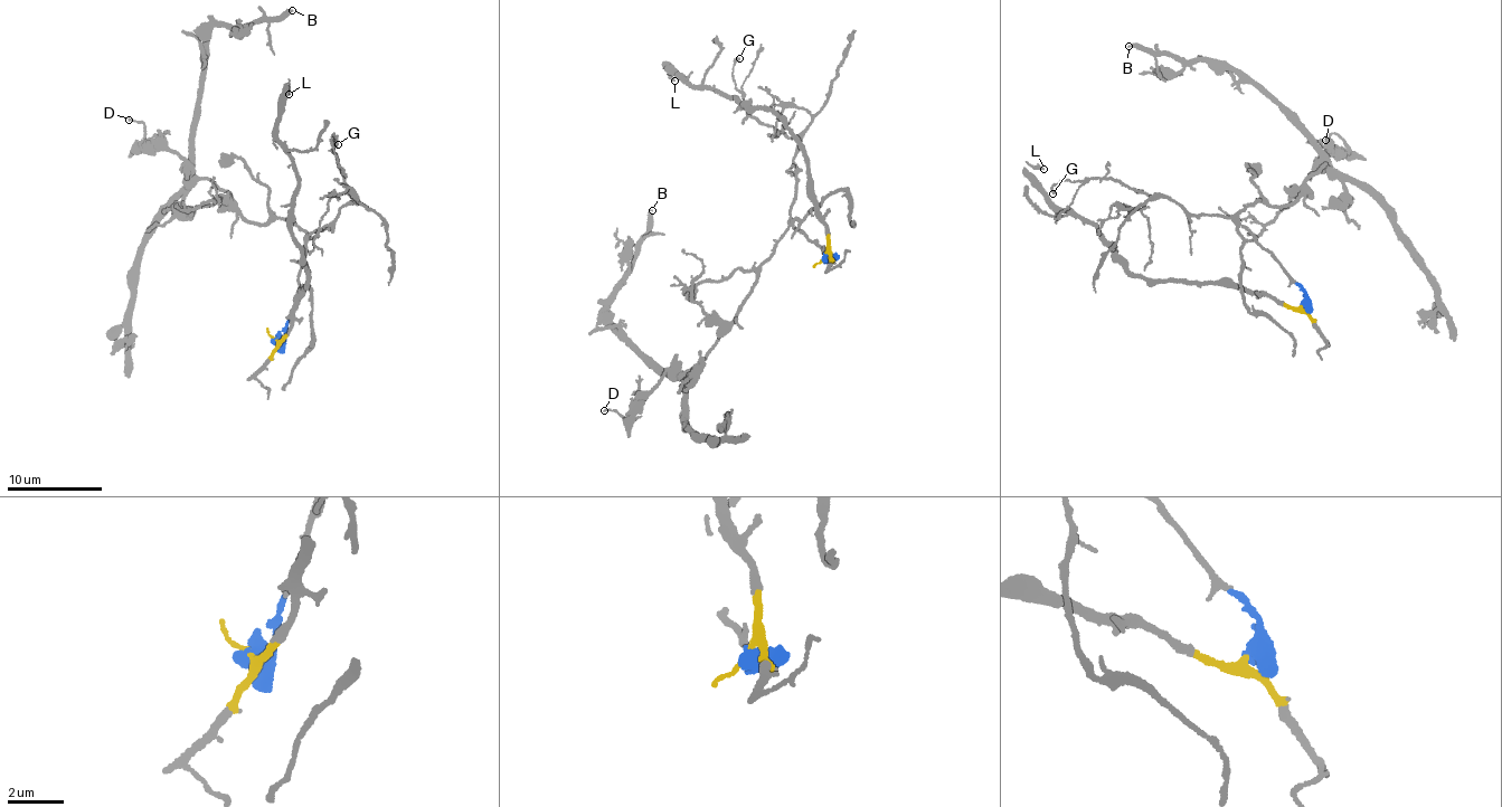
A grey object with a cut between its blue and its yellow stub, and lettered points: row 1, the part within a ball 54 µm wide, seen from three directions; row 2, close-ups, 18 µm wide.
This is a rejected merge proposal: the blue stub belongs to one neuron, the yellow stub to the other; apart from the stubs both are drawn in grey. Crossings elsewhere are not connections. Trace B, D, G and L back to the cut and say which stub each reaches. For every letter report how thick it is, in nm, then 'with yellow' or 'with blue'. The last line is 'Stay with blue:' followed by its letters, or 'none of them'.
B: 160 nm thick; with blue
D: 120 nm thick; with blue
G: 130 nm thick; with blue
L: 240 nm thick; with yellow
Stay with blue: B, D, G

